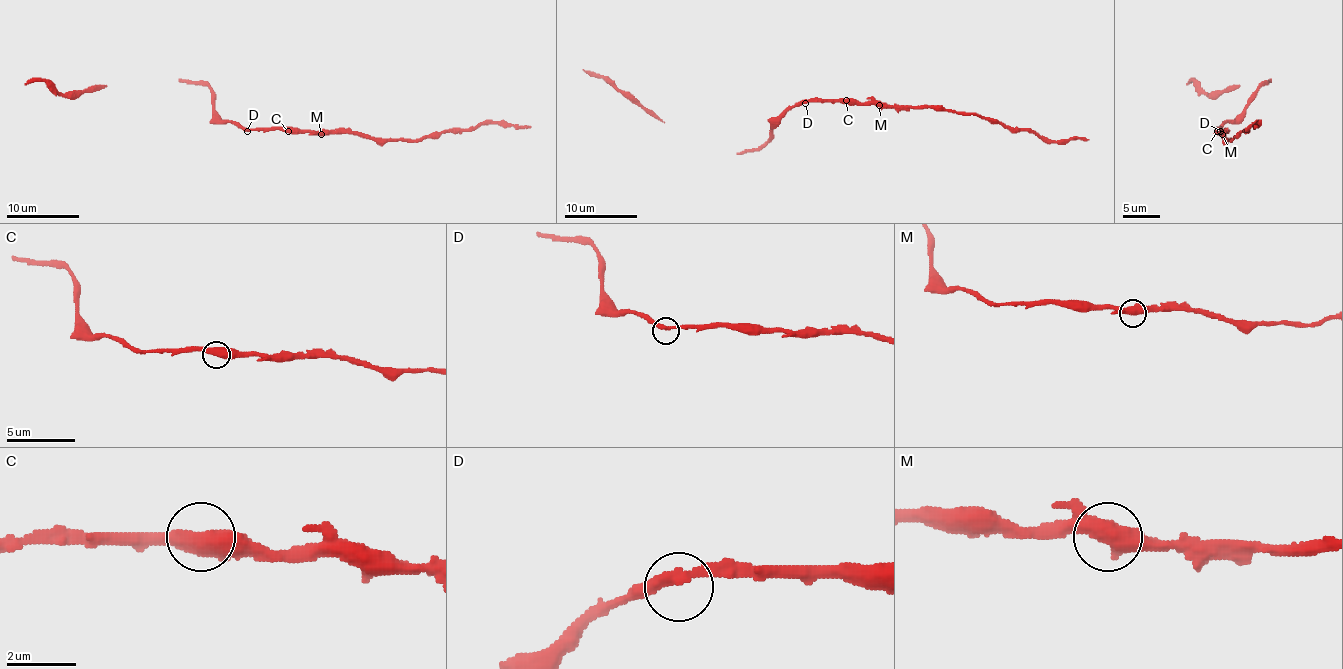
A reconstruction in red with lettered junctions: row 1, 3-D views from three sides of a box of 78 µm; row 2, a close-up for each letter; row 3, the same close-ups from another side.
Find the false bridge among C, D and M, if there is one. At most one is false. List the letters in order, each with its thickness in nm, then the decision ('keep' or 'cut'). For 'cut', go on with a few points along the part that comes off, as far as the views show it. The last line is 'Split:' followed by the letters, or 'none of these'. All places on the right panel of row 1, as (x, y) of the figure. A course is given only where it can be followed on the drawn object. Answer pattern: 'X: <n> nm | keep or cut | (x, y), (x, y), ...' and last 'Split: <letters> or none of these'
C: 500 nm | keep
D: 280 nm | keep
M: 500 nm | keep
Split: none of these

